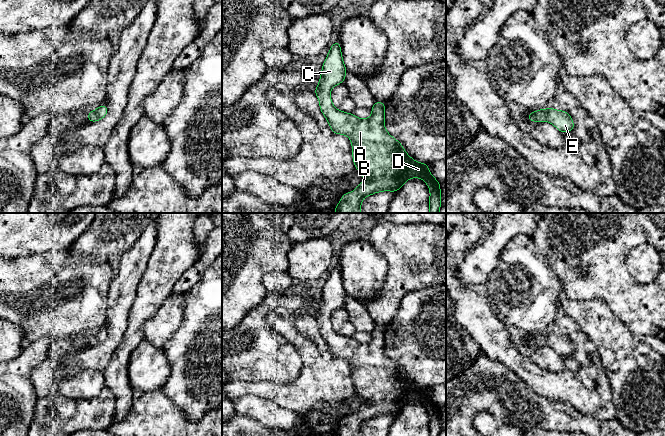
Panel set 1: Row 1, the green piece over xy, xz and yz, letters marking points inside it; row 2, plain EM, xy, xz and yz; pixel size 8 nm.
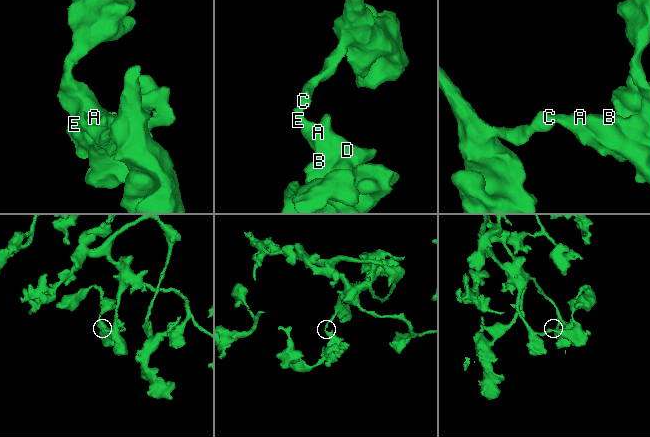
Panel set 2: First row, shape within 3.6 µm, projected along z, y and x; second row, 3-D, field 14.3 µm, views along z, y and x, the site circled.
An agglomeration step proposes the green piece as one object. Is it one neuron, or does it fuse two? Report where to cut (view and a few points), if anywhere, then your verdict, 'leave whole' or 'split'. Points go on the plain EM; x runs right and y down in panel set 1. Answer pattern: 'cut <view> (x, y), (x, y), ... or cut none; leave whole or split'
cut none; leave whole

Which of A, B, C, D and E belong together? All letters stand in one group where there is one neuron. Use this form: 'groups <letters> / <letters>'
groups A B C D E

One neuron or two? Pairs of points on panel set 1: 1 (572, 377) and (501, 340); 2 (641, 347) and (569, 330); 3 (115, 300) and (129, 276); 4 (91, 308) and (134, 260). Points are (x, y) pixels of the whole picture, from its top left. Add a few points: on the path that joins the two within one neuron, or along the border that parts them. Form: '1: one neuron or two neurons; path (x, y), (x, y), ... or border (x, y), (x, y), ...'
1: one neuron; path (553, 379), (538, 379), (516, 359)
2: two neurons; border (569, 316), (598, 353)
3: one neuron; path (119, 294), (126, 282)
4: two neurons; border (113, 278), (107, 294), (106, 311)

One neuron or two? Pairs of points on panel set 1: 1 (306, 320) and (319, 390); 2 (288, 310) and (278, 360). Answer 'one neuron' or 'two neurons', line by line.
1: two neurons
2: one neuron

